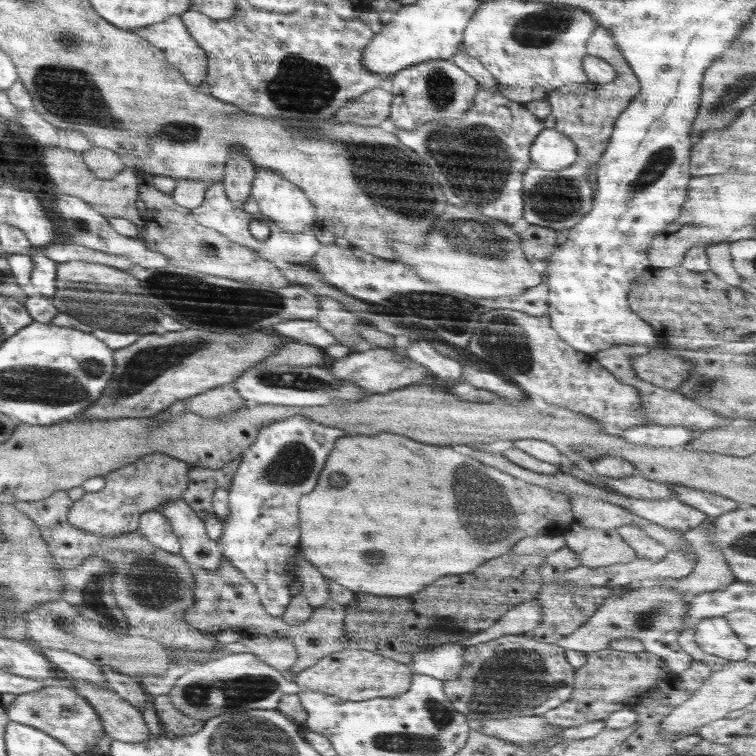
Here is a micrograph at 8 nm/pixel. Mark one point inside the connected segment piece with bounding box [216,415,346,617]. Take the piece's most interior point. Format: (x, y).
(260, 536)

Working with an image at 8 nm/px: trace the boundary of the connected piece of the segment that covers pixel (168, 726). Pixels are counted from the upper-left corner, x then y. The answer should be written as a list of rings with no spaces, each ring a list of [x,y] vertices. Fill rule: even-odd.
[[[167,694],[159,698],[153,698],[152,702],[156,708],[161,726],[169,735],[186,736],[187,734],[194,734],[205,724],[204,722],[196,722],[192,718],[186,718],[186,715],[174,709]]]

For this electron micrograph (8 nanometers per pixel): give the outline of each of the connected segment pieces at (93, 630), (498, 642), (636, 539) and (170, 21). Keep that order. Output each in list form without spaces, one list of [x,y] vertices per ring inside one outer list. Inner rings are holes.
[[[63,598],[31,608],[25,614],[25,619],[28,629],[26,638],[37,643],[40,647],[79,653],[100,669],[104,669],[104,667],[114,668],[138,681],[144,677],[164,675],[174,662],[173,658],[170,658],[168,649],[163,647],[163,643],[148,640],[148,638],[144,638],[144,635],[114,633],[110,627],[103,627],[95,620],[82,616],[73,604],[66,602]]]
[[[520,634],[502,635],[490,642],[468,645],[464,650],[464,668],[458,680],[446,680],[444,692],[452,707],[462,715],[496,714],[543,716],[571,697],[574,668],[568,664],[565,650],[555,643],[538,642]],[[550,660],[550,664],[548,664]],[[552,682],[552,684],[550,684]]]
[[[624,524],[617,528],[618,534],[627,542],[640,559],[660,562],[668,553],[669,548],[660,541],[654,540],[646,530],[635,524]]]
[[[173,14],[162,22],[136,29],[135,33],[163,50],[166,60],[196,88],[205,80],[205,52],[186,30],[180,14]]]

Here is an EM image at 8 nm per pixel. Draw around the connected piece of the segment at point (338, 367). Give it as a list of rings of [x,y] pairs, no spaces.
[[[368,349],[366,352],[350,352],[343,359],[338,359],[329,367],[334,376],[352,381],[369,393],[384,394],[400,387],[419,385],[428,378],[428,369],[416,364],[408,357],[400,356],[388,349]]]

